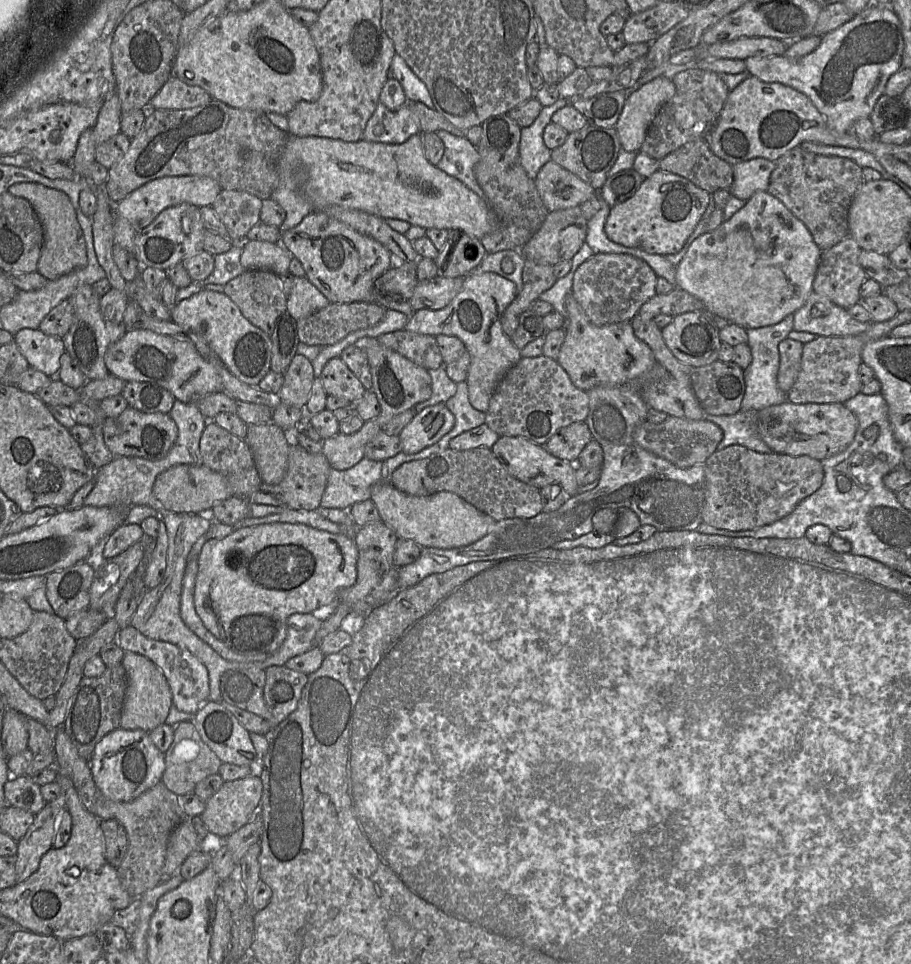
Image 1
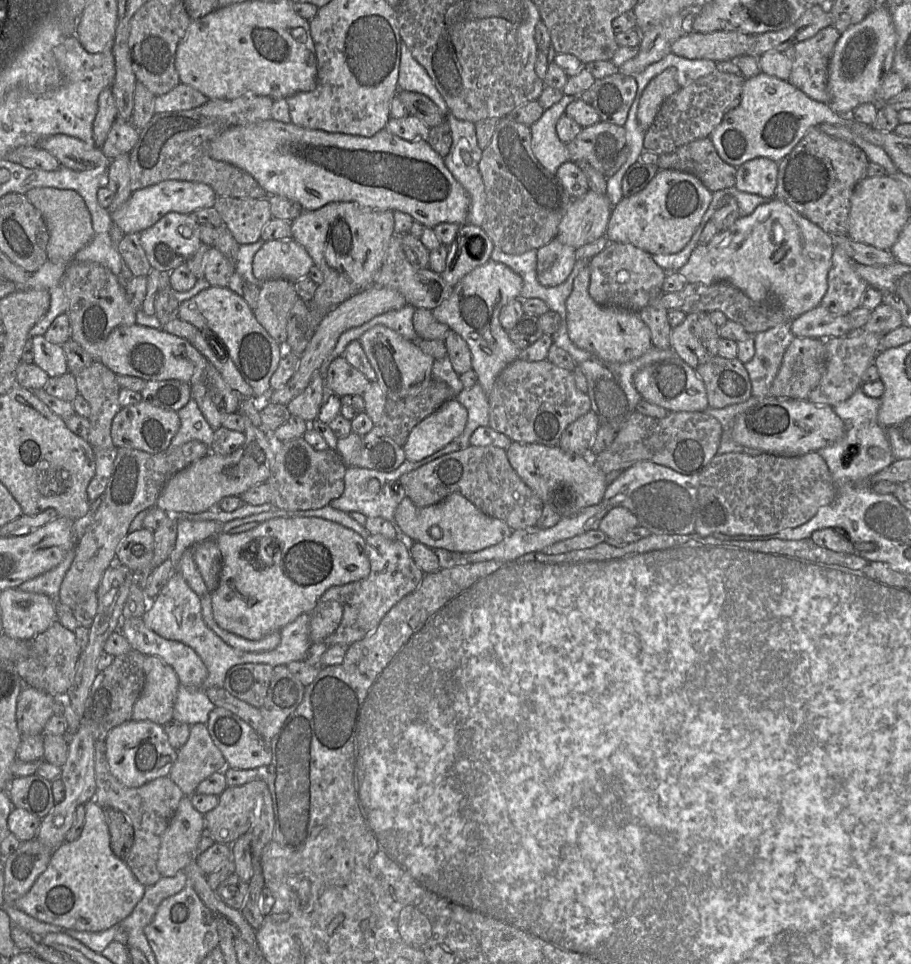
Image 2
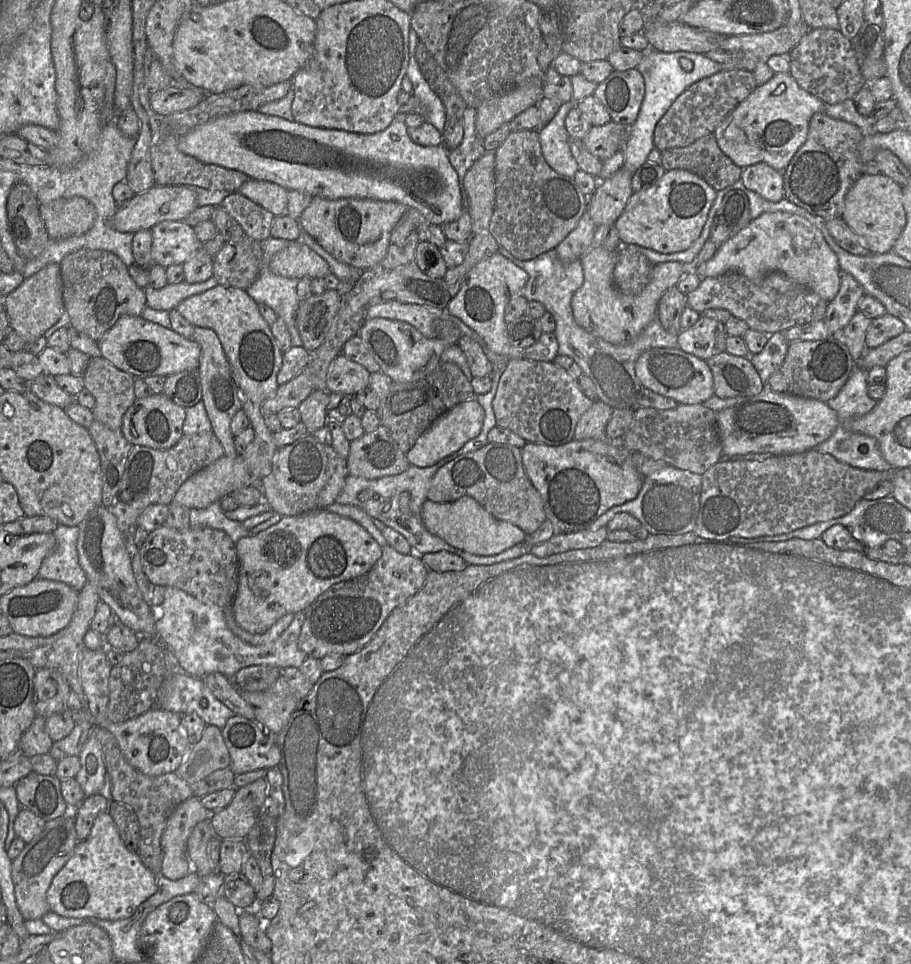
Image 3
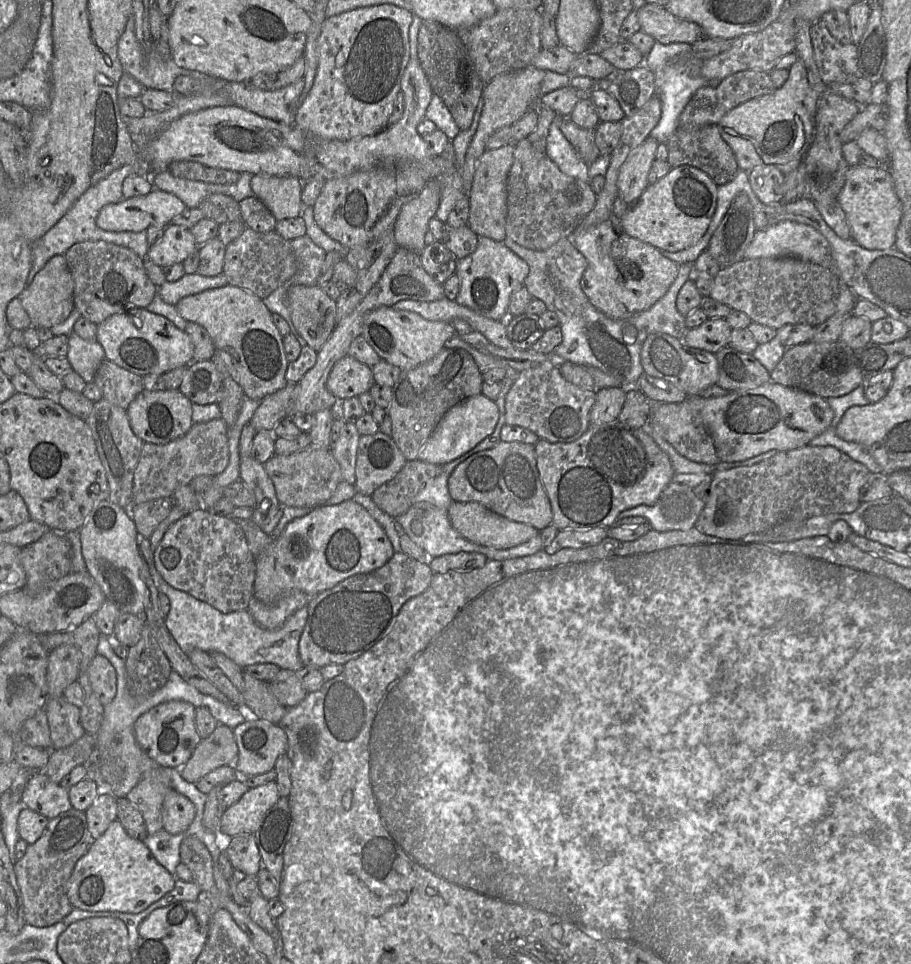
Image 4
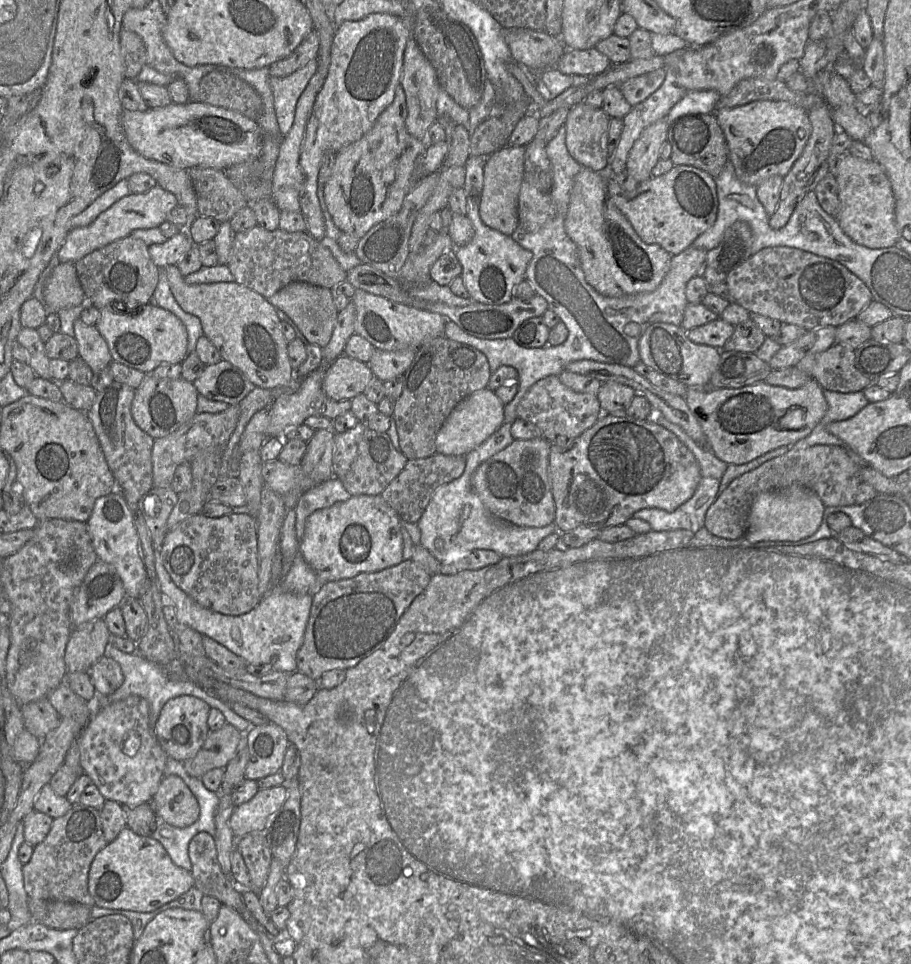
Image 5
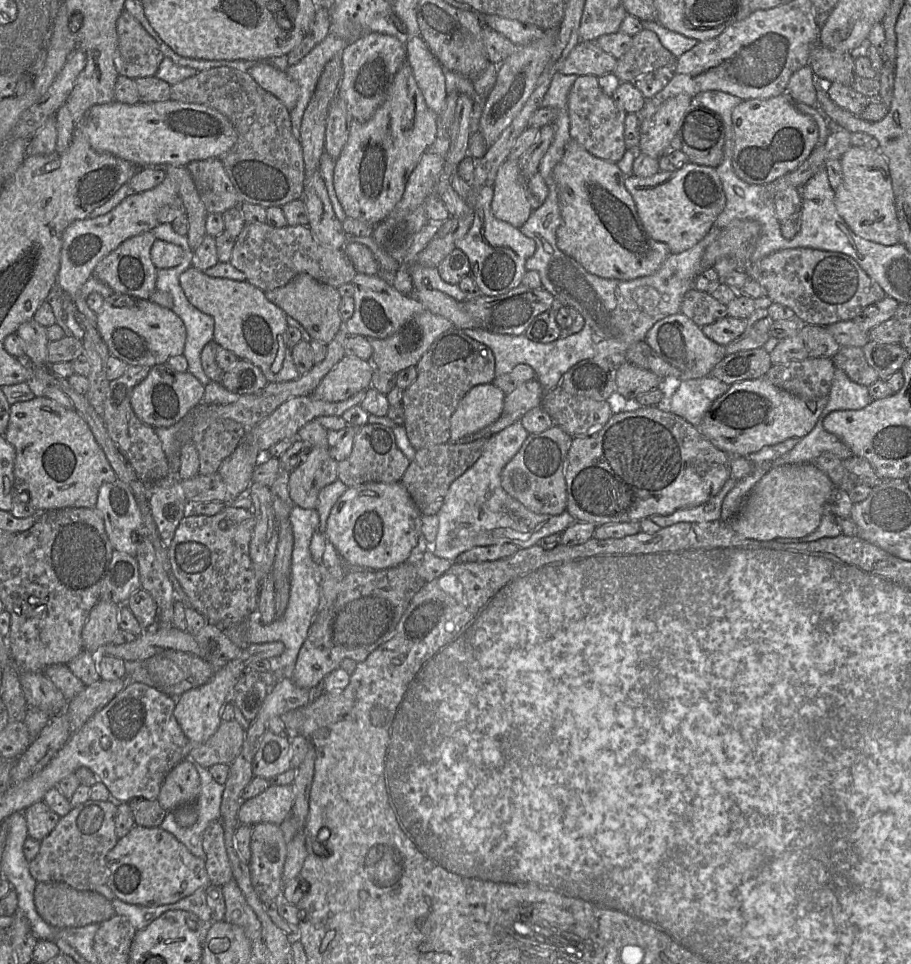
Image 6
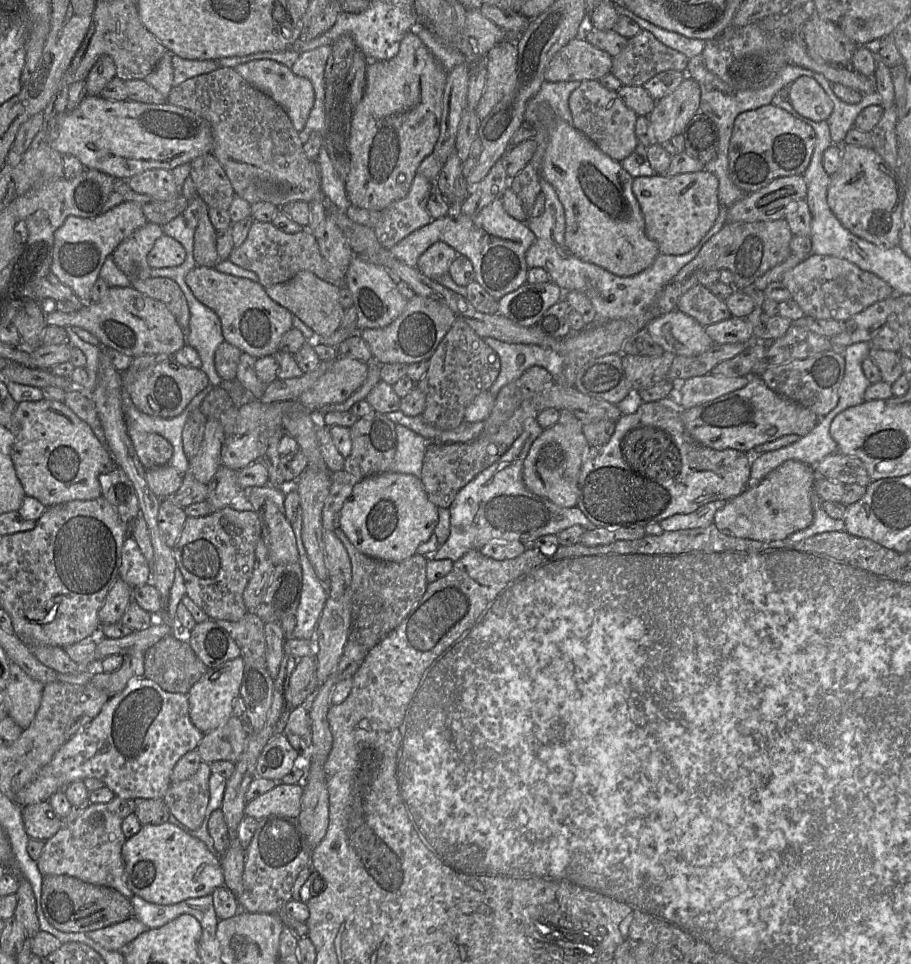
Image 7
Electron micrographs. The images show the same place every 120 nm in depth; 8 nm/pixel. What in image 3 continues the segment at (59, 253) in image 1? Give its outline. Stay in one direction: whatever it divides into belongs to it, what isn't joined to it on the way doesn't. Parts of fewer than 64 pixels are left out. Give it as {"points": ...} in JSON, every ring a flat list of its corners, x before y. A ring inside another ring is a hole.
{"points":[[80,196,61,197,39,204,40,216,50,239,60,240,86,233,94,224,94,206]]}

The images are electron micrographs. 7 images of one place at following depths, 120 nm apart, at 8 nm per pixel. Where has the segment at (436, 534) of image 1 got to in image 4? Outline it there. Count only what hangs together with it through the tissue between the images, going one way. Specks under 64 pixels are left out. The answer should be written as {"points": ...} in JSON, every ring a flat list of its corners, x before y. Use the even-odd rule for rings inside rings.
{"points":[[453,501,448,508,448,517,452,526,466,539,497,549,512,548,539,535,539,531,533,526,510,520,475,501]]}

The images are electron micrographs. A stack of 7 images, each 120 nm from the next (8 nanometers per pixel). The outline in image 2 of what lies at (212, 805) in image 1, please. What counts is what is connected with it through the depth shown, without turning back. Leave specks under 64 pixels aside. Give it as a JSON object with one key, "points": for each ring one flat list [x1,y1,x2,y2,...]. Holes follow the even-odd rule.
{"points":[[261,777,242,785,226,787,218,796,217,806,204,814,205,827,211,832,215,842,231,844,251,830,263,806,265,790,268,790,268,786]]}

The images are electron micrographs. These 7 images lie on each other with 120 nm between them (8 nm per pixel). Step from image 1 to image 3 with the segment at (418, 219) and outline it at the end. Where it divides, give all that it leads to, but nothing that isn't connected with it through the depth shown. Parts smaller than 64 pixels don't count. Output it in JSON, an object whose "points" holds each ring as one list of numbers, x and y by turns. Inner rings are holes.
{"points":[[243,111,195,127,179,140,178,148,203,163,238,170,249,178,272,182,287,190,308,193,312,197,394,201,416,209,427,224,443,225,457,220,463,212,462,198,458,175,449,162,448,150,443,145,424,146,414,143,408,135,405,115,396,114,391,124,382,131,361,134,312,127,257,111]]}

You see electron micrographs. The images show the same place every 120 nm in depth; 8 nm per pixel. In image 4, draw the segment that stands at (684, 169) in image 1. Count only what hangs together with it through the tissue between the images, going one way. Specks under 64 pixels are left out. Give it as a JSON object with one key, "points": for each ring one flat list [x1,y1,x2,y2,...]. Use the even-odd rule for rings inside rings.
{"points":[[717,124,694,129,677,128,666,141,667,162,672,168,687,165,705,172,717,186,731,181,739,171,735,155,720,134]]}

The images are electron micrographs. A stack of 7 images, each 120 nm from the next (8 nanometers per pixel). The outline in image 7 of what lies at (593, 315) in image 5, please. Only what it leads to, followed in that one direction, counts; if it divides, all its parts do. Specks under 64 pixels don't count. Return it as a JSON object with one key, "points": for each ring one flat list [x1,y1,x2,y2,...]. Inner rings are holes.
{"points":[[544,178,539,179,541,193,545,197,545,210,538,217,531,217,526,222,535,235,535,242,525,254,528,268,542,268,560,289,567,293,579,291,591,301,596,319,591,324,603,324,610,320,629,319,644,313,655,301,659,292,677,275,677,273,692,261,705,243,718,233,727,223,726,206,720,205,718,217,713,227,706,233,700,243,691,251,682,255,666,255,660,253,654,262,644,271,629,277,617,276,609,271,575,257,565,246,565,213,553,186],[485,337,484,342,499,355,500,373,489,389,496,397,502,387,518,379,527,369,539,366,556,379,563,370,563,358,557,352,538,345,511,344]]}

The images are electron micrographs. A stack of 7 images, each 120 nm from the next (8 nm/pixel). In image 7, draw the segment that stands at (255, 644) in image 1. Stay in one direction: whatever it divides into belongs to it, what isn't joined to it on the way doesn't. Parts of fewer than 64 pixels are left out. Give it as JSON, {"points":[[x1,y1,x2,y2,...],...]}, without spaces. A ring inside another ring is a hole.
{"points":[[386,472,366,477,353,487,339,515,339,528,363,554,386,561,403,561,416,554,418,546,434,533,439,520,438,507,433,504,419,477,411,474]]}

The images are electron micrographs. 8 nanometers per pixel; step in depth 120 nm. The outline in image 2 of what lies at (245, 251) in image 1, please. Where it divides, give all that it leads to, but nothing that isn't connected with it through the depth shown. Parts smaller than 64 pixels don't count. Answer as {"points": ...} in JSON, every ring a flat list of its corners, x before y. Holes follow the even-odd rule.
{"points":[[294,239,266,241,252,261,254,276,260,280,286,279,295,282,308,276,314,262]]}

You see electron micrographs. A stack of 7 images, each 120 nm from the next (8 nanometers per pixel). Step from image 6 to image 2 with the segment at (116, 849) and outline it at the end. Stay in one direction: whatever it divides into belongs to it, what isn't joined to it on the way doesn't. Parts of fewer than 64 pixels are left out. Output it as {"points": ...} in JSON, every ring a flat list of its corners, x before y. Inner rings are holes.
{"points":[[94,800,84,805,85,822,80,836,75,841,62,843,54,851,46,870,28,893,15,902,15,907,45,923,101,932,127,918,142,899,146,887,111,850,105,809]]}

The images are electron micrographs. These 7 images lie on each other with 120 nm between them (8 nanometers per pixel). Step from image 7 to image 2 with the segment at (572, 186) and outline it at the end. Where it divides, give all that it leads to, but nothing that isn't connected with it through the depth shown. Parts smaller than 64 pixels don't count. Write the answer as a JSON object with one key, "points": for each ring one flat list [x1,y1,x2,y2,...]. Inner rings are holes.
{"points":[[584,266,575,278,573,289,566,300,566,323,569,338,580,349,588,351,604,362,626,363,634,360,651,347,651,334,648,326,640,318,638,312,625,310,614,306,602,306,597,304,589,294,590,270]]}

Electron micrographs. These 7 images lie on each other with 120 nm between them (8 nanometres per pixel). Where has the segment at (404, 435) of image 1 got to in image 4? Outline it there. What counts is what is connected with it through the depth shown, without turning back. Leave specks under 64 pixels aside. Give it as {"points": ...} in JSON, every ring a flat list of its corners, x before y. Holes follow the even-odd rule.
{"points":[[479,394,450,408,442,417,434,432,421,448,418,460,444,465,474,448,495,430,499,408,495,401]]}

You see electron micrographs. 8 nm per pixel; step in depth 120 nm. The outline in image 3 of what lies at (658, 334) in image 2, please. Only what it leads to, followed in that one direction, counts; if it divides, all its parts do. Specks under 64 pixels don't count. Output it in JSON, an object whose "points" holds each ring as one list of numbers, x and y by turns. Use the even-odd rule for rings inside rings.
{"points":[[673,286,659,300,656,317,666,331,678,334,682,330,680,319,686,307,687,294,680,292]]}

